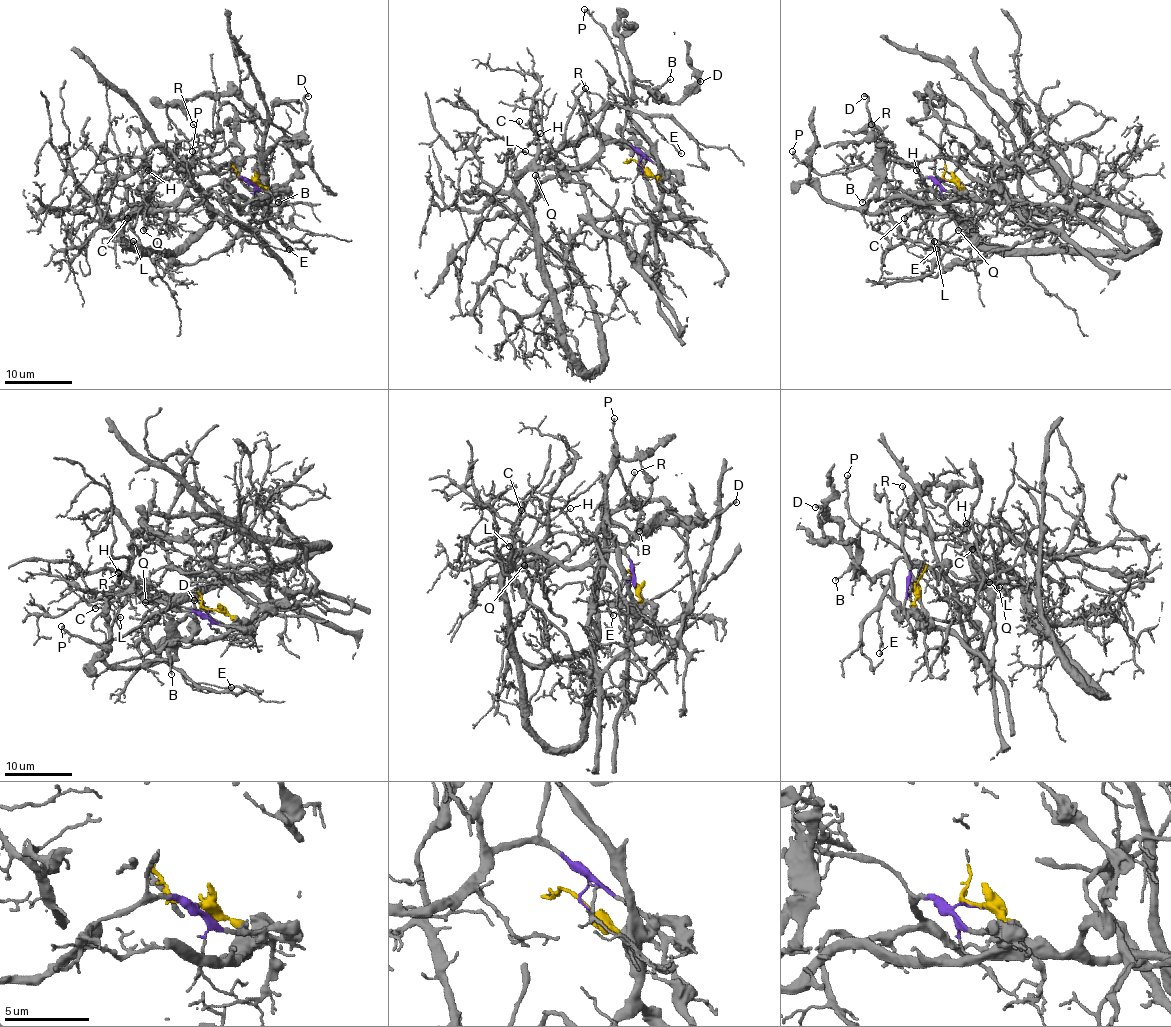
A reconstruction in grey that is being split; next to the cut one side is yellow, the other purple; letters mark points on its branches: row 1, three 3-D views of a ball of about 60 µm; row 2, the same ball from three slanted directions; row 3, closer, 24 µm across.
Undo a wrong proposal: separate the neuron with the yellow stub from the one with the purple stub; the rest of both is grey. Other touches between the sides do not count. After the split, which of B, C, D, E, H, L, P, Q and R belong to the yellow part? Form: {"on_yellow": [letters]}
{"on_yellow": ["B", "D", "R"]}

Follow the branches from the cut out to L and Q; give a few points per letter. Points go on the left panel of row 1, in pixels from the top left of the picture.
L: (248, 180), (240, 178), (213, 185), (187, 208), (138, 210), (123, 225), (120, 242), (128, 244), (133, 240)
Q: (248, 180), (240, 178), (213, 185), (187, 208), (149, 210), (145, 213), (147, 228), (143, 227), (143, 230)

